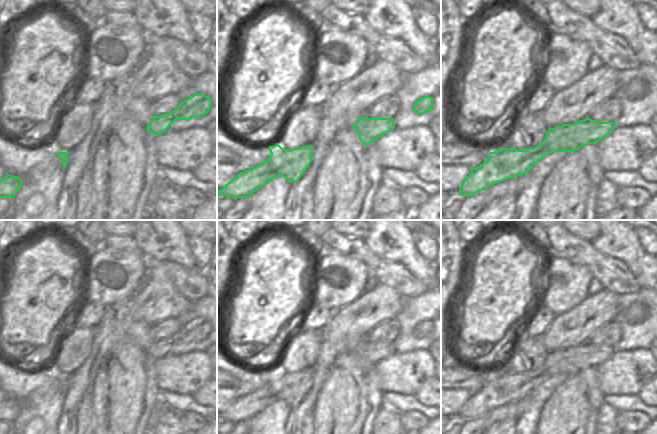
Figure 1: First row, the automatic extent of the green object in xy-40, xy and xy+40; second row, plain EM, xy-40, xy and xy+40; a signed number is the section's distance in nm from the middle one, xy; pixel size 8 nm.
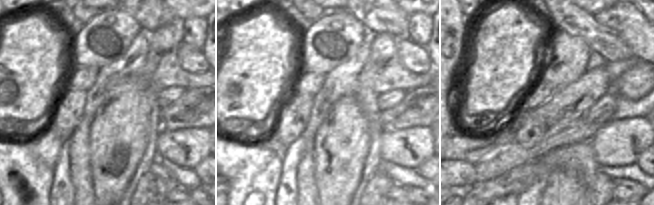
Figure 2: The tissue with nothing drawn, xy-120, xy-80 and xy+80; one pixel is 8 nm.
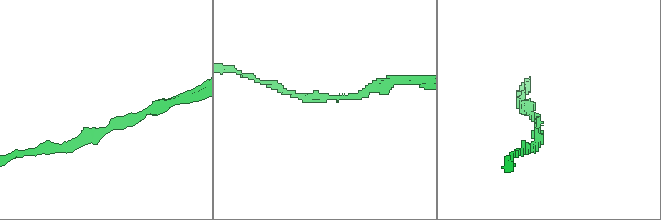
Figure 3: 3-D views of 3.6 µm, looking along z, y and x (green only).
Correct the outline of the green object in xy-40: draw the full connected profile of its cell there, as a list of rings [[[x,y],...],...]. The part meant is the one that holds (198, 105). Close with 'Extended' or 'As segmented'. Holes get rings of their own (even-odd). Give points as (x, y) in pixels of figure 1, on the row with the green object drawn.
[[[194,94],[182,101],[172,112],[153,116],[147,125],[147,132],[158,136],[178,120],[190,120],[192,118],[202,118],[211,109],[211,98],[204,94]]]. As segmented.

